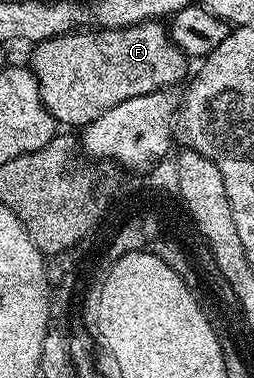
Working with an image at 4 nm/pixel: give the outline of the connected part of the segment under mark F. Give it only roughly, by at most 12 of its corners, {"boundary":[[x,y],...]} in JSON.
{"boundary":[[162,20],[62,33],[29,60],[60,126],[171,89]]}

